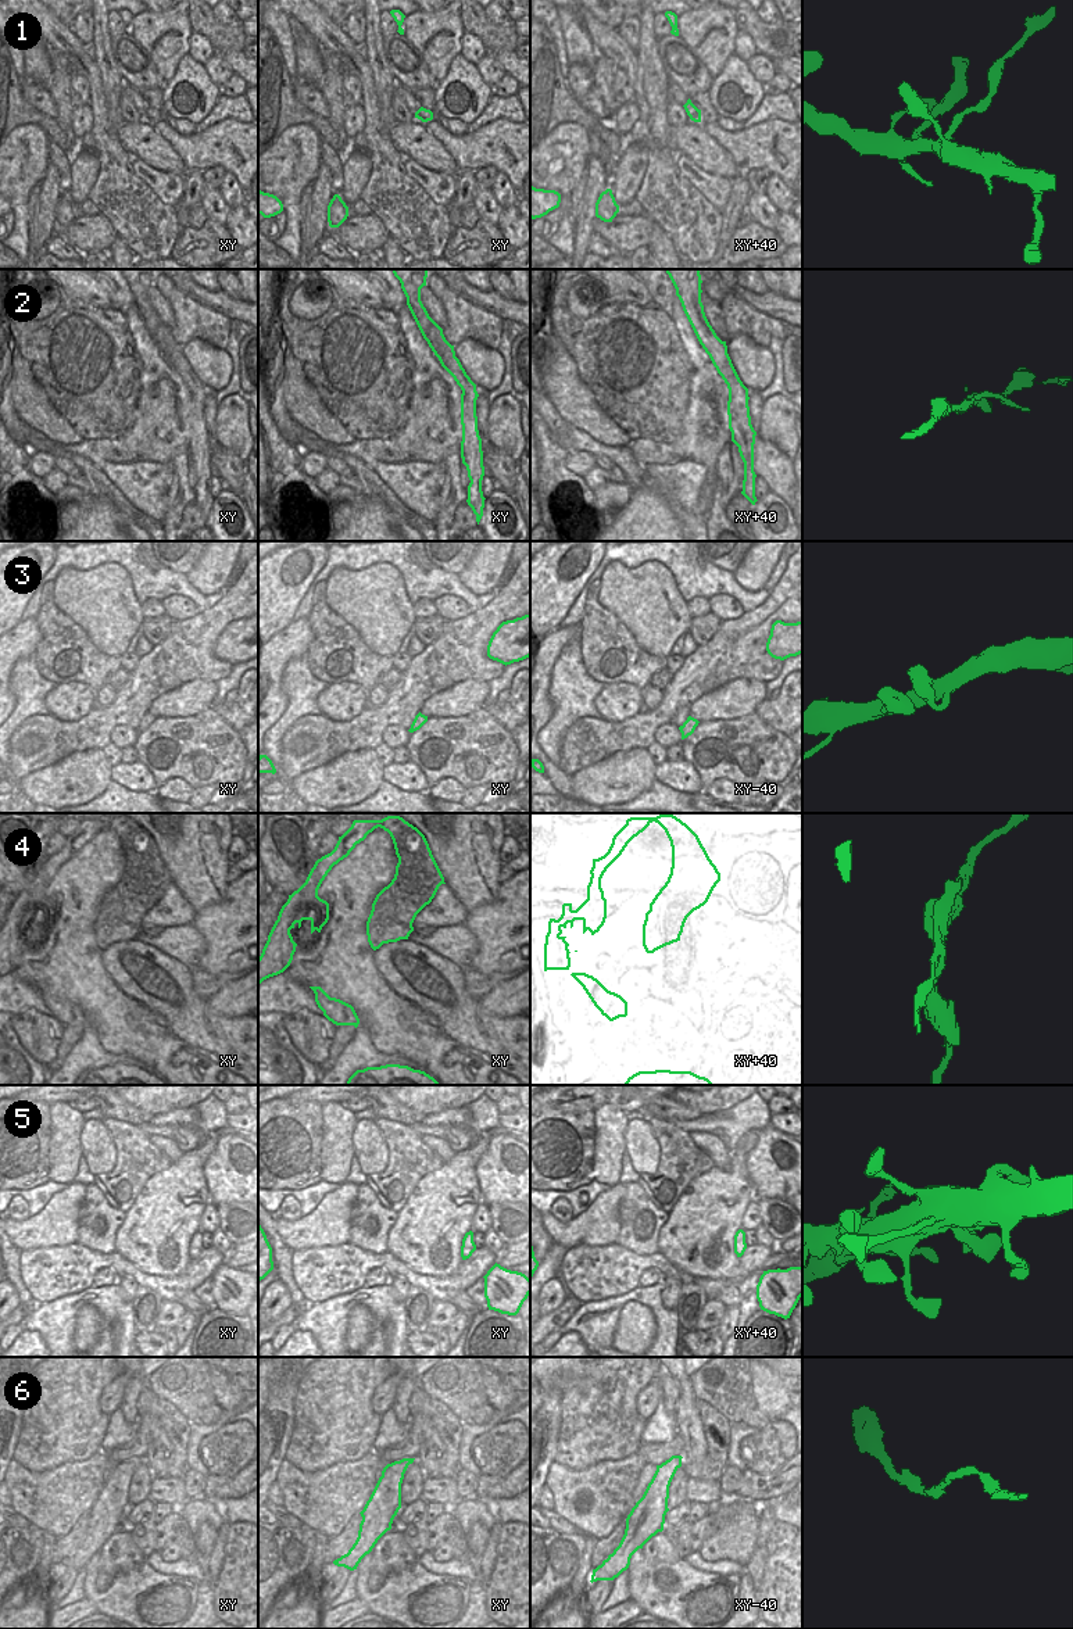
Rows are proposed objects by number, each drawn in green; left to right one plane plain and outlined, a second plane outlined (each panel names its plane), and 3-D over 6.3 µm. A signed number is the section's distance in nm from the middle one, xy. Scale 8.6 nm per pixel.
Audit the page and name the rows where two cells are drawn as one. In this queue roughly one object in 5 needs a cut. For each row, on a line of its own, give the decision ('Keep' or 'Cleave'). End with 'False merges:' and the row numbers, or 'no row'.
1: Cleave
2: Cleave
3: Keep
4: Cleave
5: Keep
6: Keep
False merges: 1, 2, 4

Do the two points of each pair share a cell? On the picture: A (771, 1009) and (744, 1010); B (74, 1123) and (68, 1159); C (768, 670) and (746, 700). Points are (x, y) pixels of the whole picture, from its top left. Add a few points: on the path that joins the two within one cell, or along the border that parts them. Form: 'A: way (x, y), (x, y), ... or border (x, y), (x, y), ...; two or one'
A: way (764, 1009), (751, 1010); one
B: way (68, 1131), (68, 1150); one
C: border (729, 680), (755, 679), (765, 683); two

